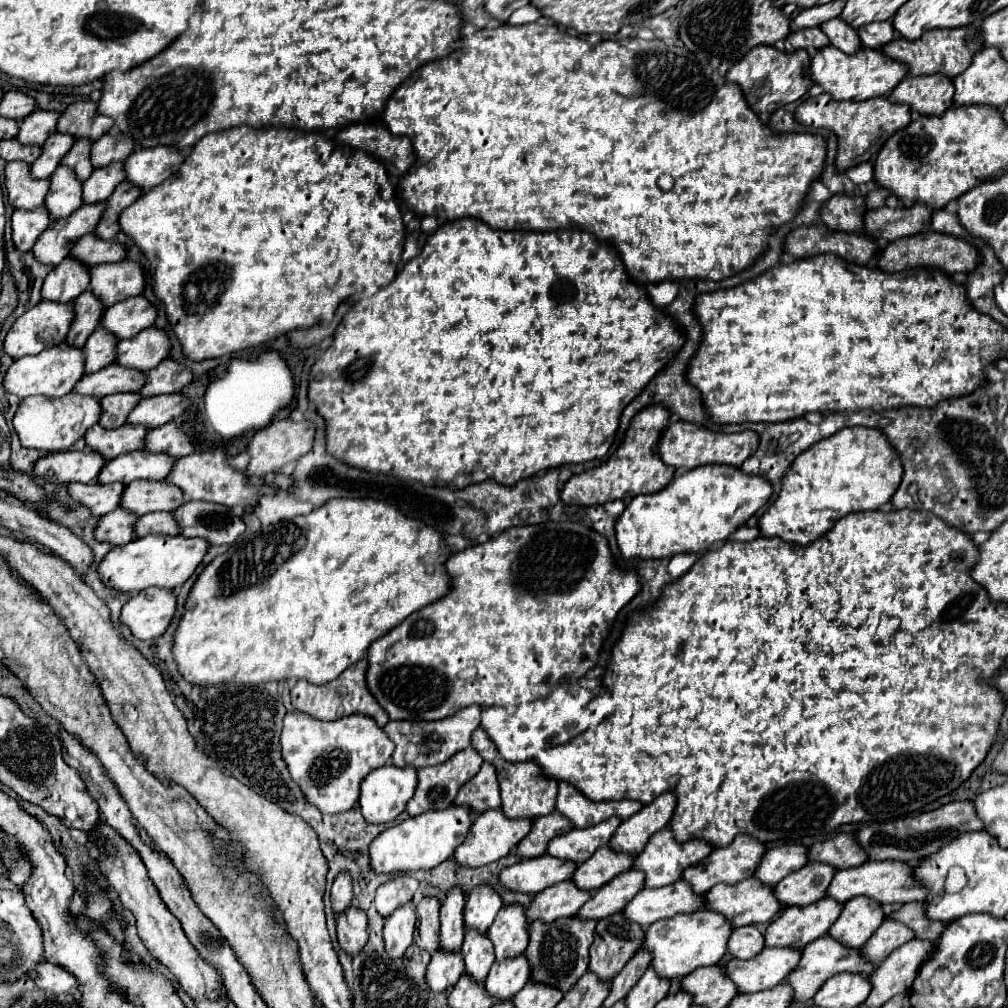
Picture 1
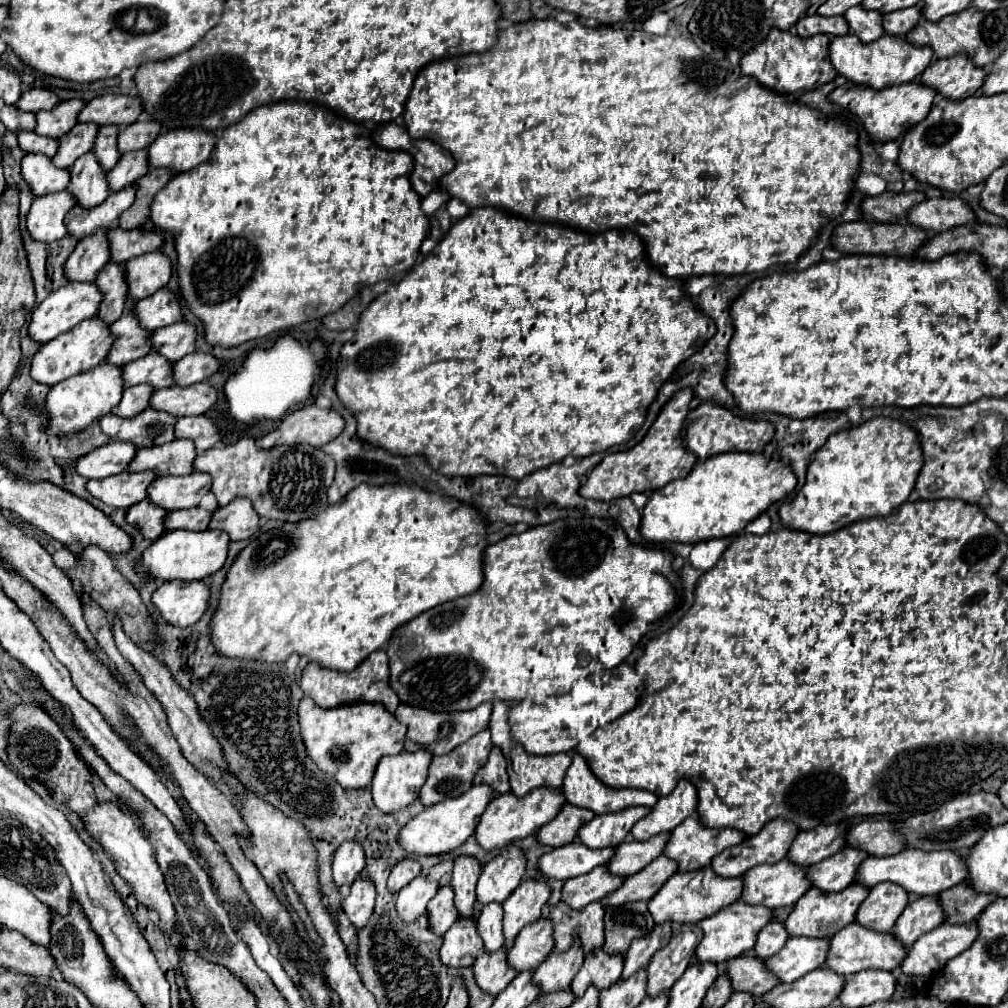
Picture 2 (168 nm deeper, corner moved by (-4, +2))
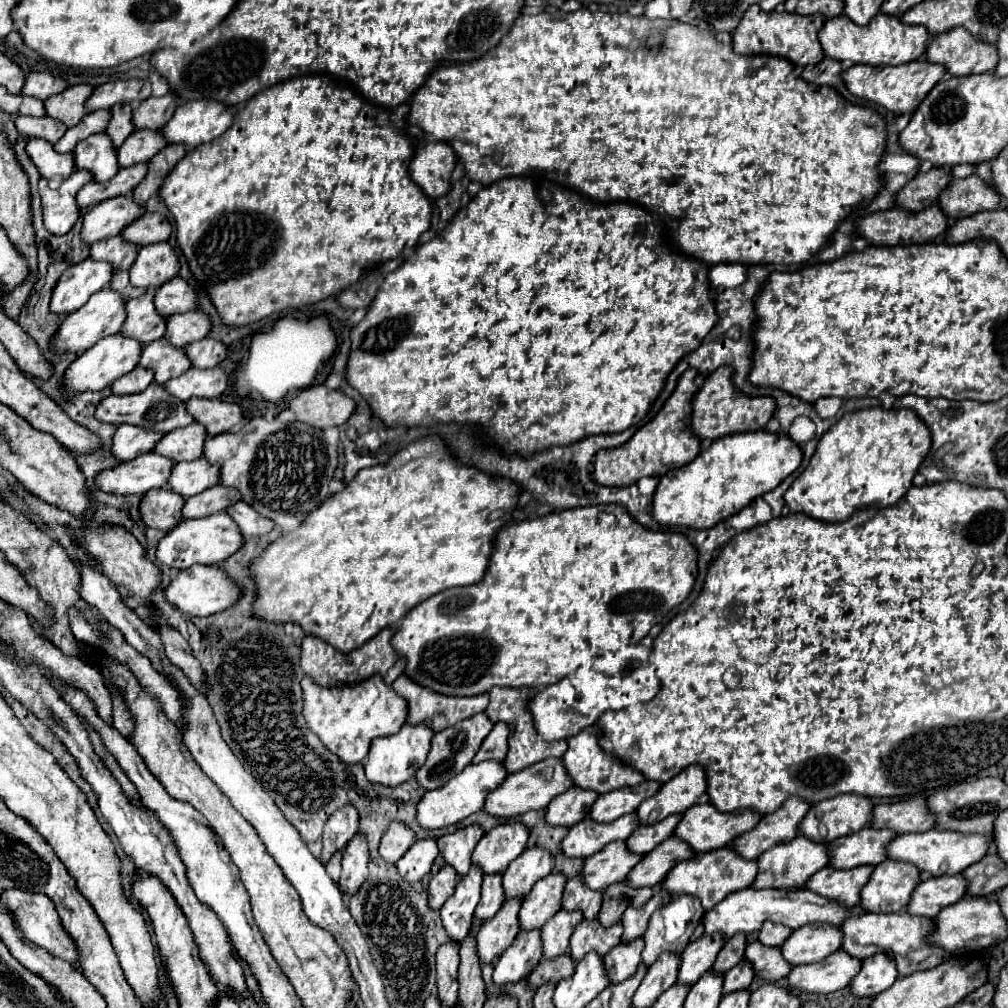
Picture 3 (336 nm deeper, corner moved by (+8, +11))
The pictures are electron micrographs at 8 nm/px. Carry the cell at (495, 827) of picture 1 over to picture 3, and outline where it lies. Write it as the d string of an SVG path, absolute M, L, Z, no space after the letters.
M561 758L541 760L539 764L533 764L533 766L521 770L517 774L507 776L493 792L489 792L483 810L495 818L517 818L517 816L531 812L531 810L545 810L547 804L555 796L563 794L571 786L573 784L571 784L571 780L569 780L563 764L561 764Z

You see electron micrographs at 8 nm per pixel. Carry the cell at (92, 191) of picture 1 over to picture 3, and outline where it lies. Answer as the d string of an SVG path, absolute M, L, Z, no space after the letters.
M135 130L121 148L117 148L119 168L129 168L139 162L149 162L153 154L165 148L165 140L157 130Z

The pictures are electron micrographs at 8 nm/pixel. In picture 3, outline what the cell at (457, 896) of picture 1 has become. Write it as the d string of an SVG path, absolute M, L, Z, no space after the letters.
M467 826L453 834L445 834L437 840L439 854L443 856L445 864L455 868L459 878L463 878L469 872L471 854L473 854L477 842L481 840L481 836L483 836L483 832L479 830L479 826Z

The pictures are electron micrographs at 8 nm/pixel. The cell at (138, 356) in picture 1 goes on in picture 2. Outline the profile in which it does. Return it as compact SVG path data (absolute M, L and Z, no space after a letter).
M173 323L167 327L161 327L153 331L153 351L165 355L171 363L183 359L185 355L195 351L195 339L197 339L197 329L191 323Z

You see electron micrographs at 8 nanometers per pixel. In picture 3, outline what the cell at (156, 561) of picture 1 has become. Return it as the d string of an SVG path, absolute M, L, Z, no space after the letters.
M217 512L217 514L201 518L201 520L181 520L173 530L169 530L159 540L155 556L161 564L167 564L175 570L185 570L193 564L217 566L225 558L229 558L235 550L239 550L241 542L243 542L243 536L241 536L237 524L225 512Z

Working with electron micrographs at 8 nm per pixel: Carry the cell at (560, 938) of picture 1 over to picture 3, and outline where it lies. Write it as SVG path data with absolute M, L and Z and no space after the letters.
M573 878L565 884L561 908L567 912L579 910L585 920L595 920L597 912L601 908L601 892L589 890L583 886L583 882L579 878Z

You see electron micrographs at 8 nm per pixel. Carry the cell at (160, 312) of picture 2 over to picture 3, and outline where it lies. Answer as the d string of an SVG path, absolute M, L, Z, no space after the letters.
M171 278L155 290L155 308L161 316L185 313L195 310L197 304L195 290L183 278Z

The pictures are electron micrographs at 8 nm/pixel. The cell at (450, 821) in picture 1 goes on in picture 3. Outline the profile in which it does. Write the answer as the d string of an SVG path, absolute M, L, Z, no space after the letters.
M479 762L479 764L469 764L461 774L457 774L455 778L451 778L445 786L425 792L425 796L421 798L421 802L417 804L417 824L423 830L439 830L439 828L447 828L451 824L457 824L461 820L465 820L467 816L479 812L483 808L485 796L497 786L501 784L501 780L507 776L505 768L501 762Z

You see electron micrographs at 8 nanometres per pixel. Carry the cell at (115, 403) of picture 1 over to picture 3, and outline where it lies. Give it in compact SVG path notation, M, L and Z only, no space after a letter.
M133 368L131 372L127 372L125 376L121 376L119 380L115 380L111 384L111 392L117 396L125 396L125 394L139 394L143 392L149 384L153 384L153 372L147 368Z

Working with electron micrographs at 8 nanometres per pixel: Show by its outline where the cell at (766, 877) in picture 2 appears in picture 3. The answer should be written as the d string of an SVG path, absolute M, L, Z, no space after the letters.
M797 836L793 842L777 844L775 848L763 852L757 858L759 872L757 872L757 878L751 884L751 888L757 888L757 890L761 890L761 888L781 888L781 890L799 888L799 886L805 884L805 880L809 876L813 876L815 872L819 872L821 868L825 868L827 862L829 862L829 858L827 858L825 844L815 844L815 842L807 840L807 838Z

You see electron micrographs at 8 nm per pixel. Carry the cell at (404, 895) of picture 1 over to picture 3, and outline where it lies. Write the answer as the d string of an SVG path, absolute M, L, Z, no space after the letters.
M393 822L381 838L379 854L387 864L395 864L411 848L413 842L415 842L413 832L405 824Z

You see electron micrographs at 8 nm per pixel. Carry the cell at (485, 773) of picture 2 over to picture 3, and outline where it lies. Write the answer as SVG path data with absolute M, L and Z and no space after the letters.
M503 722L495 724L493 730L489 732L489 736L483 740L473 762L483 762L483 760L503 762L505 756L507 756L507 736L509 736L507 724L503 724Z

